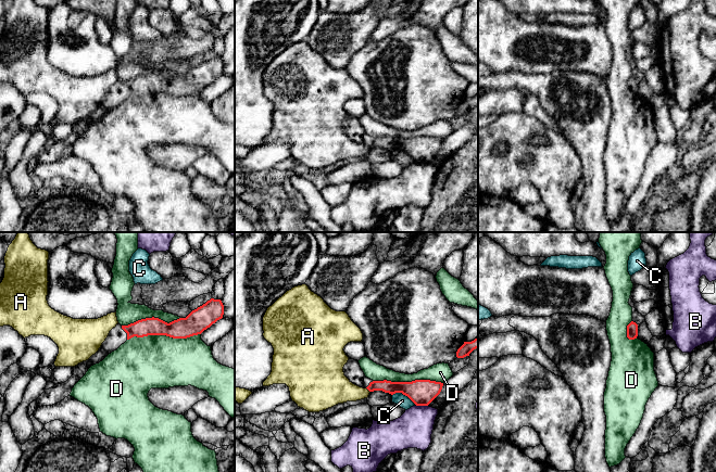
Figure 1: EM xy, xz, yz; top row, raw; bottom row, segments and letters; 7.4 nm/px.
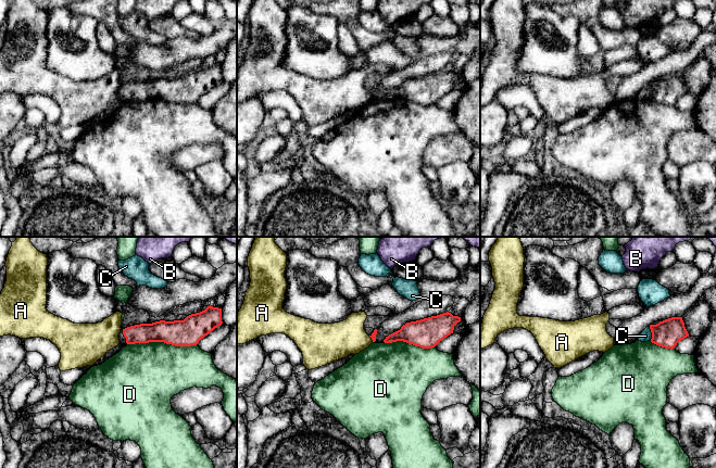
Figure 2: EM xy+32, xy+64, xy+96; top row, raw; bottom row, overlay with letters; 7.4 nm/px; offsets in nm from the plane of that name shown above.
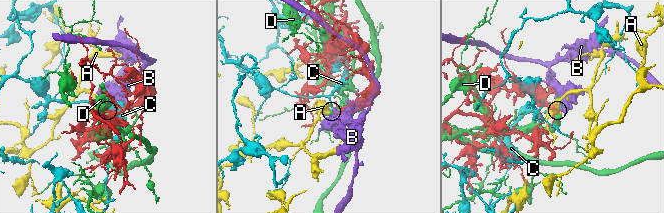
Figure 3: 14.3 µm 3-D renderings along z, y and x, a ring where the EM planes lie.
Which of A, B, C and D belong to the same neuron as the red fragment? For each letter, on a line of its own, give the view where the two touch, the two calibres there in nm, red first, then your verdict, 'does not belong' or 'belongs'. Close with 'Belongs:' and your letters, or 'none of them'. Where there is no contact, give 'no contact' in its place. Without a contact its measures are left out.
A: xz | 90/240 nm | does not belong
B: xz | 190/280 nm | does not belong
C: xz | 190/90 nm | does not belong
D: xy | 170/400 nm | does not belong
Belongs: none of them

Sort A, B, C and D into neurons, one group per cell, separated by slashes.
A / B / C / D

